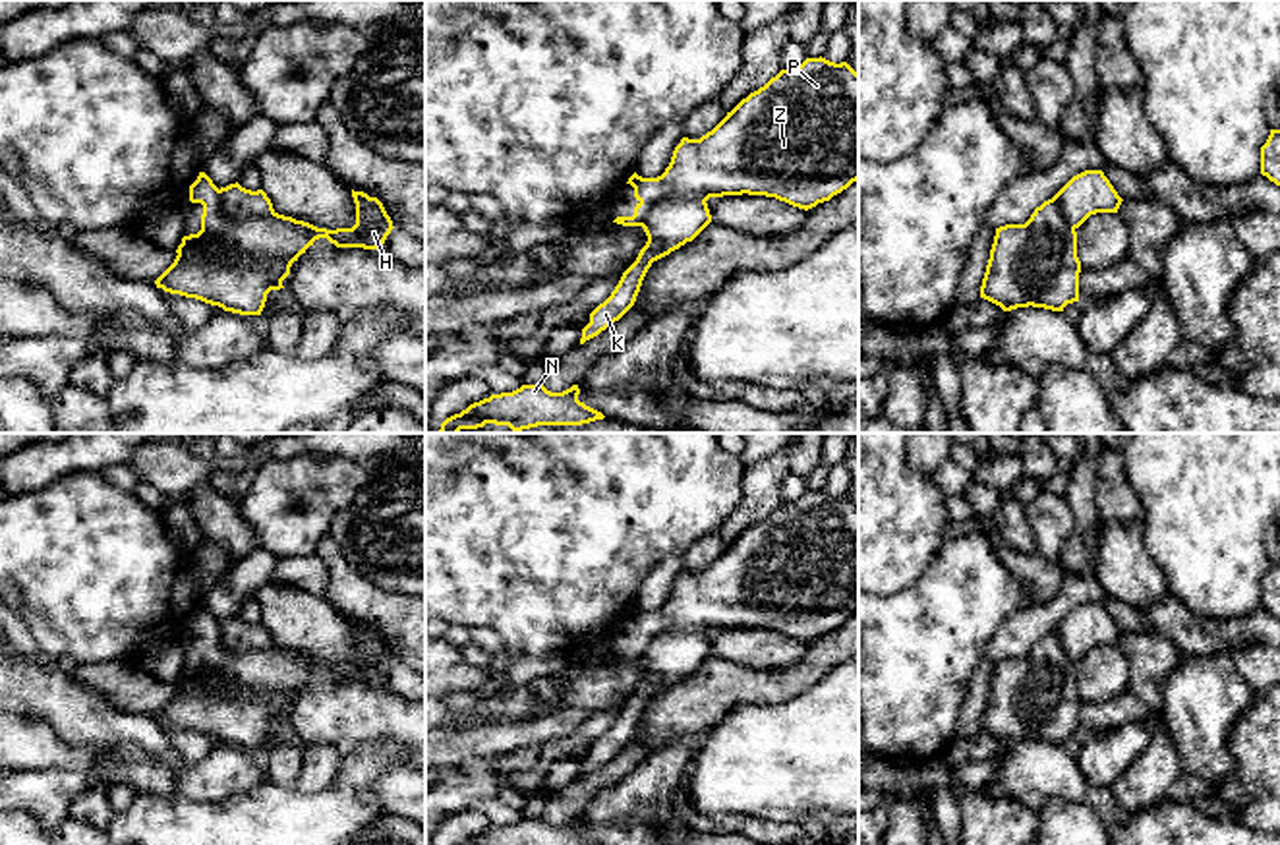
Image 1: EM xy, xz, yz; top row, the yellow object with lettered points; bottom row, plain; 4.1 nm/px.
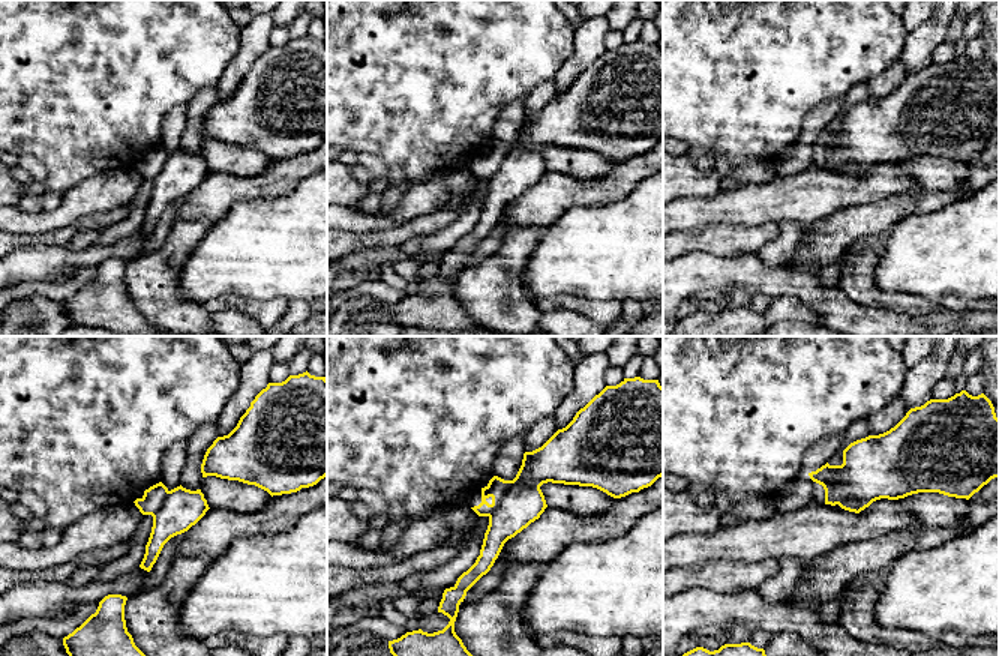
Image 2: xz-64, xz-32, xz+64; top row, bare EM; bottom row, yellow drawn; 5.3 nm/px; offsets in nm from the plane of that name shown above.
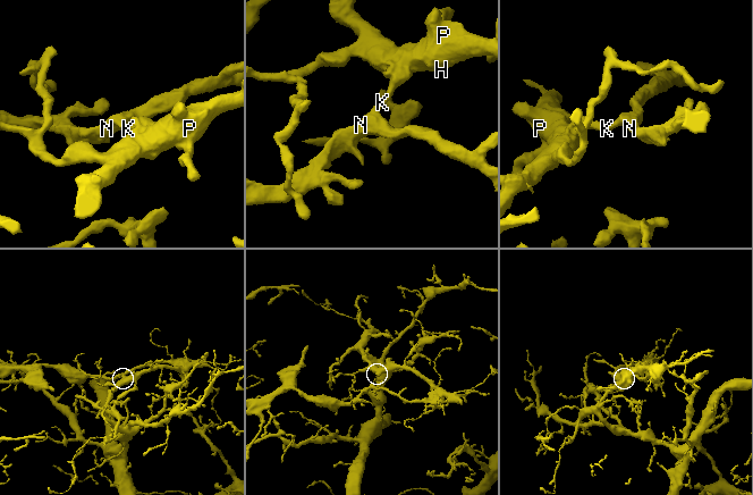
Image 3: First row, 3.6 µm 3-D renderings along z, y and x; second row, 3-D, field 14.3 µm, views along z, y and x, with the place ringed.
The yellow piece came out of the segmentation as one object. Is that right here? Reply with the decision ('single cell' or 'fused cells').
fused cells

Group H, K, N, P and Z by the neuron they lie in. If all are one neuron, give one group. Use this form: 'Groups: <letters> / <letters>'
Groups: H P Z / K N

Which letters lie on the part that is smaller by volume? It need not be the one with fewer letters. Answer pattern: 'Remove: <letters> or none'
Remove: K, N

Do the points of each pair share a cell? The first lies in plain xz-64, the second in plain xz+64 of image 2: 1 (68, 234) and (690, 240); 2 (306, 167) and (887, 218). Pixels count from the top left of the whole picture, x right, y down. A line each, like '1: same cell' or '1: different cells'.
1: same cell
2: same cell

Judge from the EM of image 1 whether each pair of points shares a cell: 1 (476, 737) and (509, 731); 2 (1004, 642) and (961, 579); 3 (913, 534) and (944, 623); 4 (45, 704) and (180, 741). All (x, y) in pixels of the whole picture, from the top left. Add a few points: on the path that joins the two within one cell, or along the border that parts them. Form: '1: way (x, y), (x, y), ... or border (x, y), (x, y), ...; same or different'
1: way (484, 737), (501, 737); same
2: border (1033, 608), (1010, 617), (996, 631), (983, 656); different
3: border (952, 538), (915, 581), (886, 594); different
4: border (157, 722), (186, 764); different

